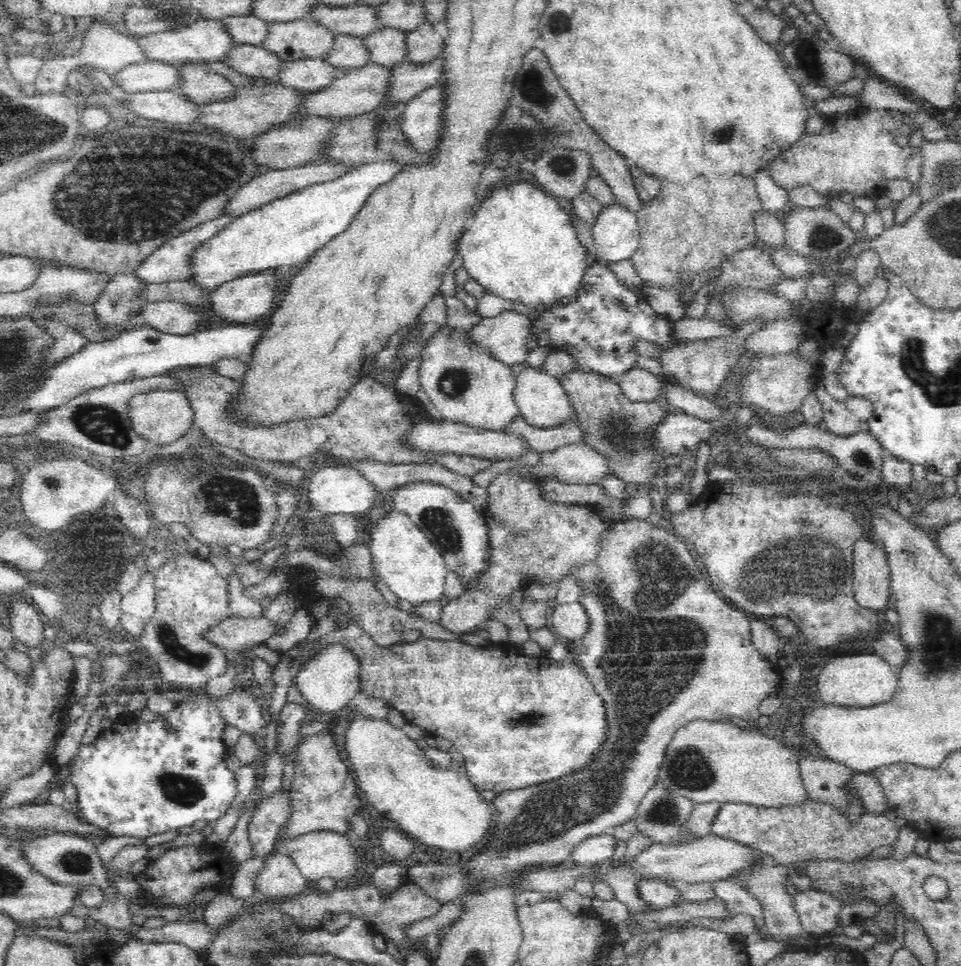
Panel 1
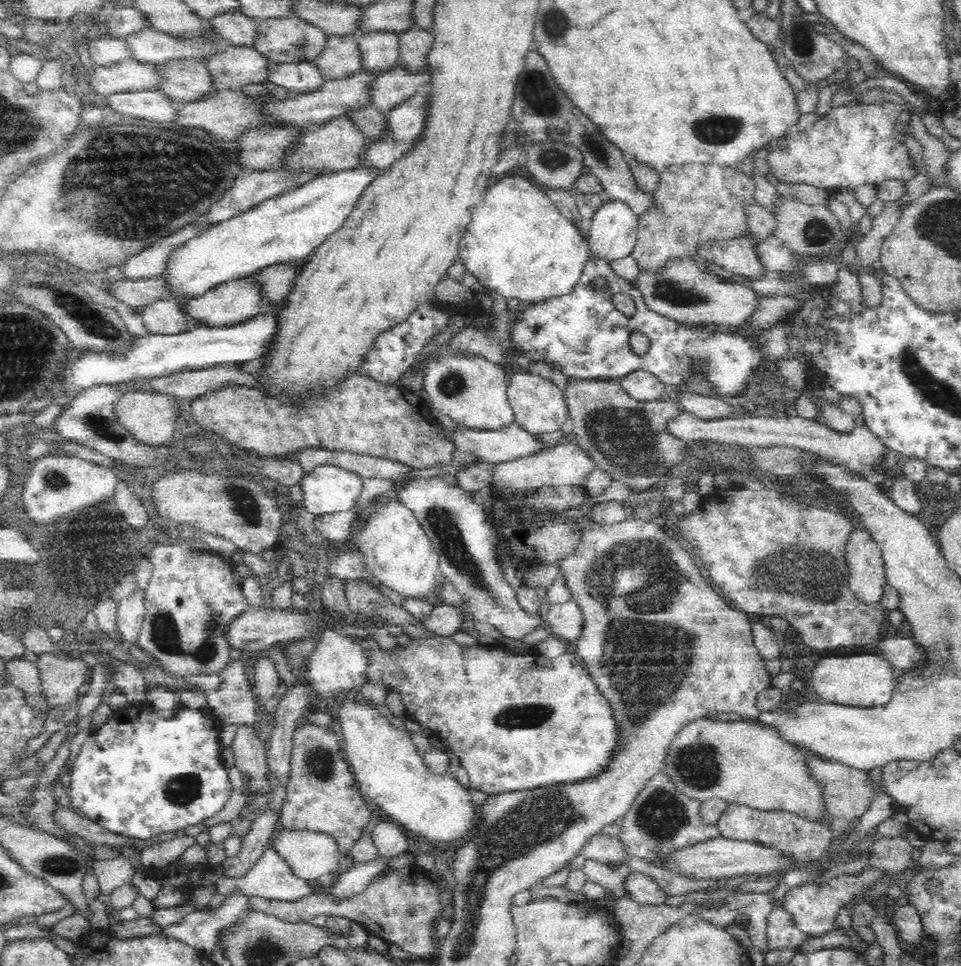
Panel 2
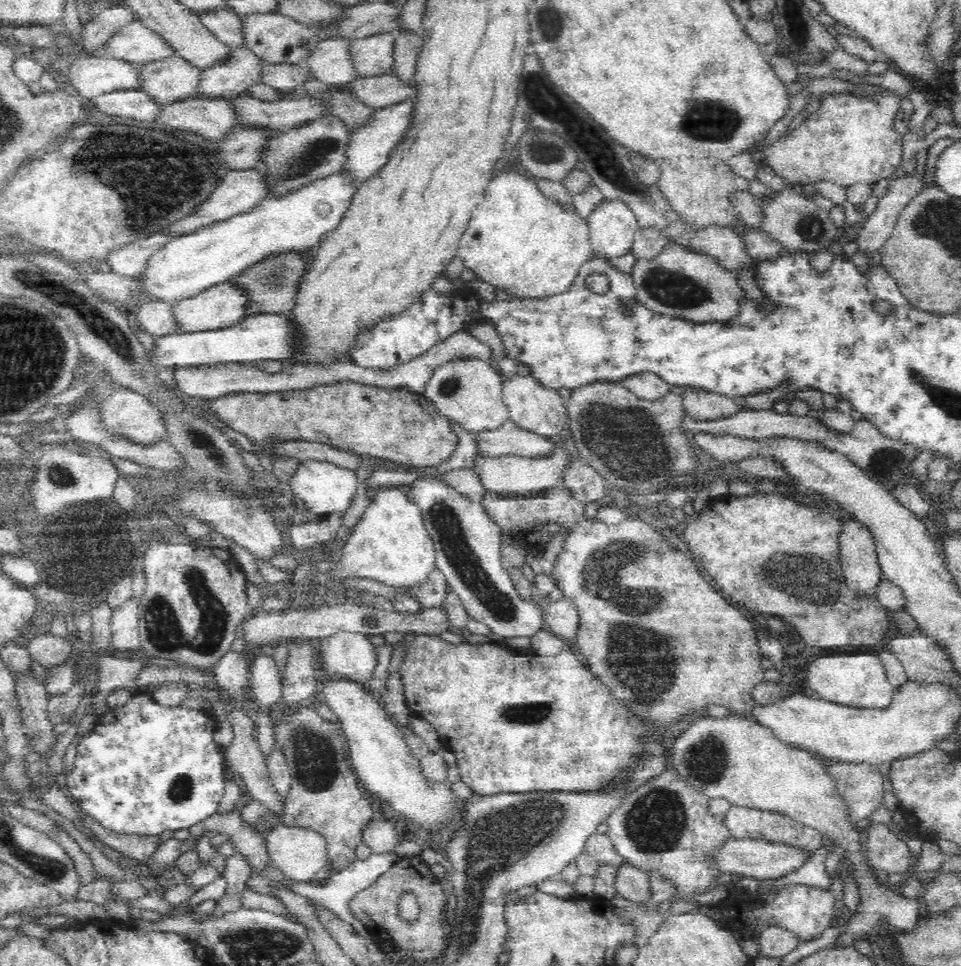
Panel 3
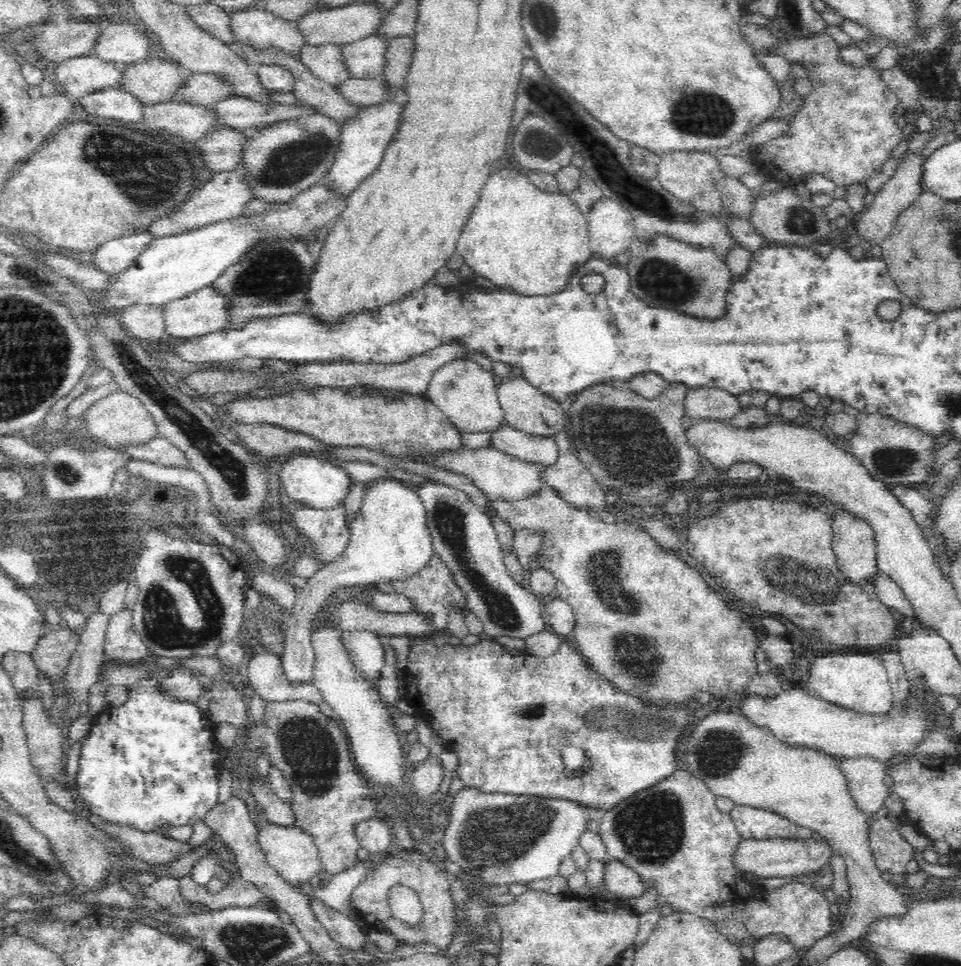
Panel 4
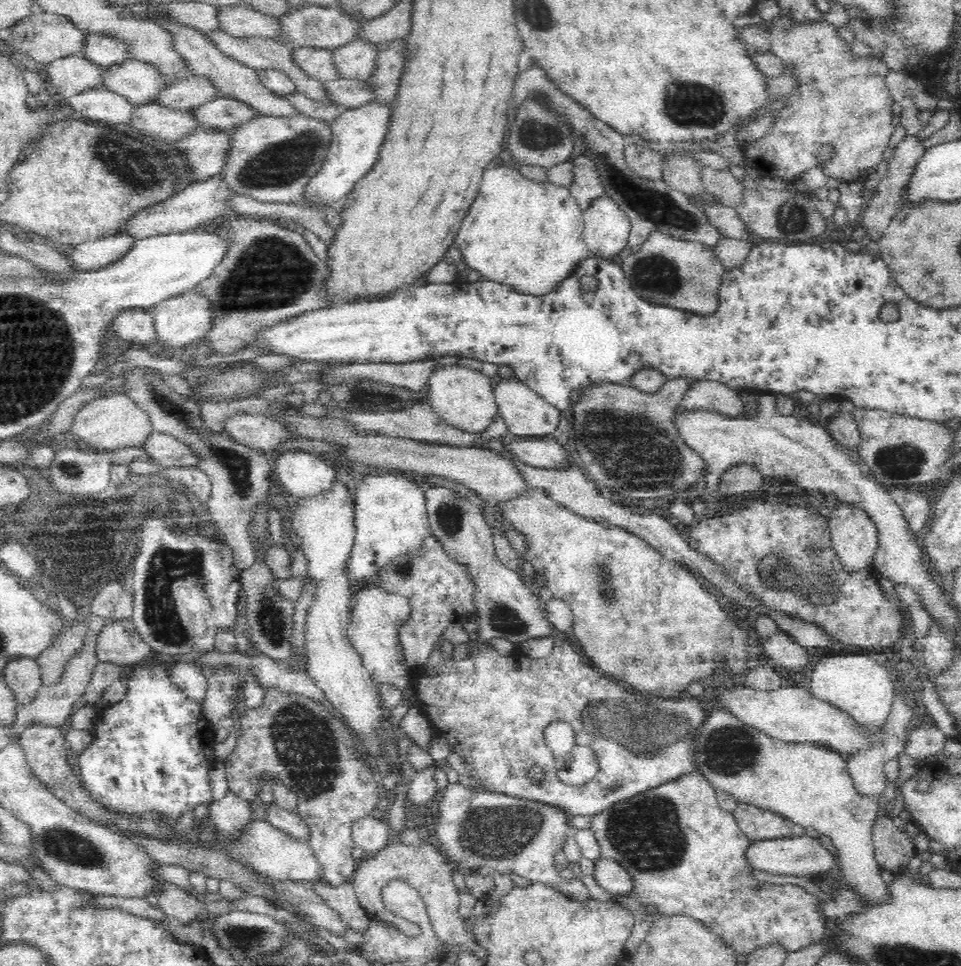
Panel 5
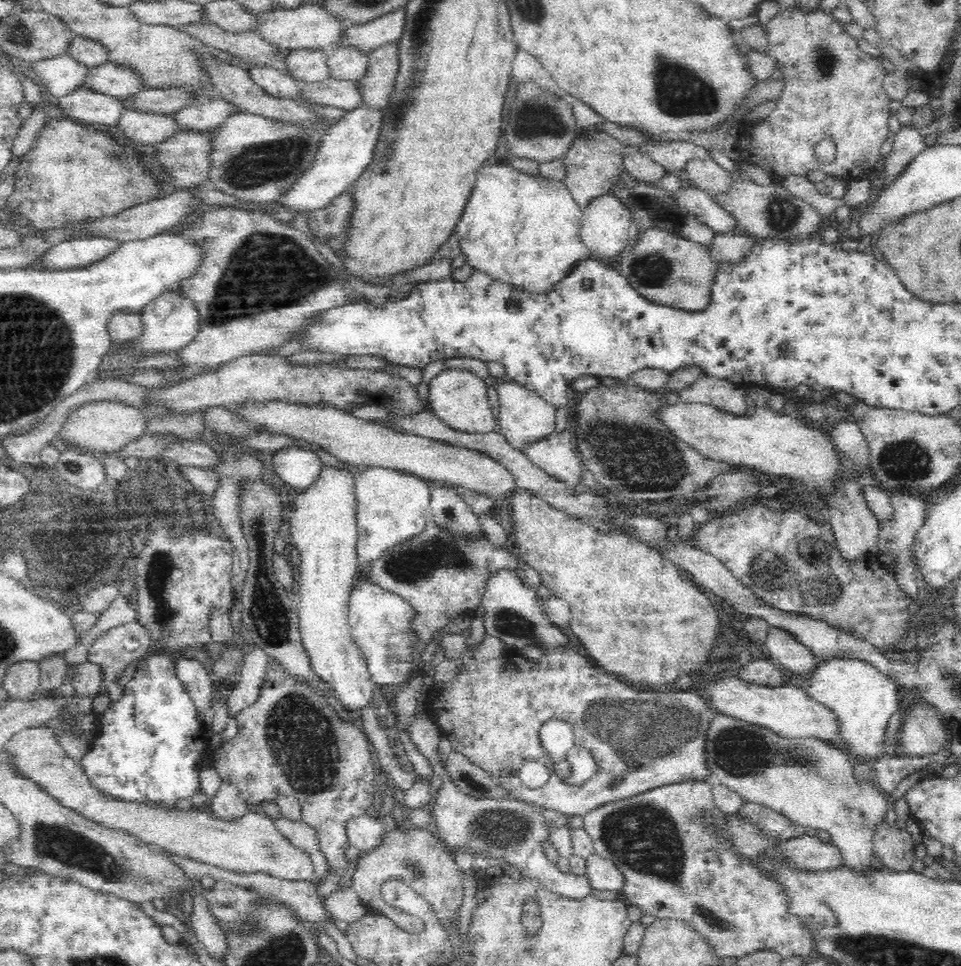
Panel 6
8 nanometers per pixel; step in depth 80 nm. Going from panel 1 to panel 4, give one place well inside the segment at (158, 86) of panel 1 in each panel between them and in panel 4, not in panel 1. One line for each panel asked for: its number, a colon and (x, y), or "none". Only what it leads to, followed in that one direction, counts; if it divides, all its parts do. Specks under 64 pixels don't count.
2: (130, 75)
3: (88, 77)
4: (79, 76)

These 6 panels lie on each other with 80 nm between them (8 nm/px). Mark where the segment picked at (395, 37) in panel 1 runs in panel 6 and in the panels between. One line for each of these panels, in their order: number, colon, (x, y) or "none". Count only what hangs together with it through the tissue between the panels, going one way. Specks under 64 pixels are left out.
2: (380, 49)
3: (371, 56)
4: (364, 59)
5: (356, 60)
6: (344, 63)

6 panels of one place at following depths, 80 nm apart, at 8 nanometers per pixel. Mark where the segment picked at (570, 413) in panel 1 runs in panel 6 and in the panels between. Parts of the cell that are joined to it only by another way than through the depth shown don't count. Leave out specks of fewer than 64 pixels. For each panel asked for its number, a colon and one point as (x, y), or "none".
2: (540, 407)
3: (532, 407)
4: (526, 409)
5: (526, 414)
6: (525, 418)

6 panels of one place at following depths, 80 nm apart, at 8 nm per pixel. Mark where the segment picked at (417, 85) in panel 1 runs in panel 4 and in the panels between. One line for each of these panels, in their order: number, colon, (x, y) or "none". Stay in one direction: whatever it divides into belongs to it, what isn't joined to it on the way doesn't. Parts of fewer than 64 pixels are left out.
2: (395, 85)
3: (376, 92)
4: (360, 92)

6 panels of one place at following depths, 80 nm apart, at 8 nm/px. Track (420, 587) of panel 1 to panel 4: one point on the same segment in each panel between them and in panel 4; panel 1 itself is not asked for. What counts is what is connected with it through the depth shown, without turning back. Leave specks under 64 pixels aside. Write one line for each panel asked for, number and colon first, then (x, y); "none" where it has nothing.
2: (398, 552)
3: (390, 544)
4: (390, 538)

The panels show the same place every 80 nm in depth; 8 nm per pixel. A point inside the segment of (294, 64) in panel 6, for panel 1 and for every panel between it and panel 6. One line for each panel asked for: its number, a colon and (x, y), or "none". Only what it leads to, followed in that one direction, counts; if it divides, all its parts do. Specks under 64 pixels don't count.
1: (348, 52)
2: (341, 57)
3: (329, 61)
4: (324, 62)
5: (316, 63)

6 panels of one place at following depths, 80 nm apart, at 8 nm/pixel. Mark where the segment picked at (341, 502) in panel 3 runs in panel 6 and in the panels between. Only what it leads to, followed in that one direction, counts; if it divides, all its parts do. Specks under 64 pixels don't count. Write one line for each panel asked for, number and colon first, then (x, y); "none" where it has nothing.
4: (315, 481)
5: (303, 474)
6: (297, 467)

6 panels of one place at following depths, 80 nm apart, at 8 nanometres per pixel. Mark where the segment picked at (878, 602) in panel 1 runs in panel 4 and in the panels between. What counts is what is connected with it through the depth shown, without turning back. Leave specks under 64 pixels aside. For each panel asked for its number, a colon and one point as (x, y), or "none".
2: (868, 577)
3: (857, 555)
4: (853, 540)

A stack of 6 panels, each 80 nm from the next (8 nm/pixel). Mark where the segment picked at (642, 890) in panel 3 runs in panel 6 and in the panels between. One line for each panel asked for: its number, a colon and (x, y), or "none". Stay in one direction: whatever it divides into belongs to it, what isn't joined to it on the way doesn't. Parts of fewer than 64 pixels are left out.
4: (619, 879)
5: (610, 876)
6: (602, 873)

